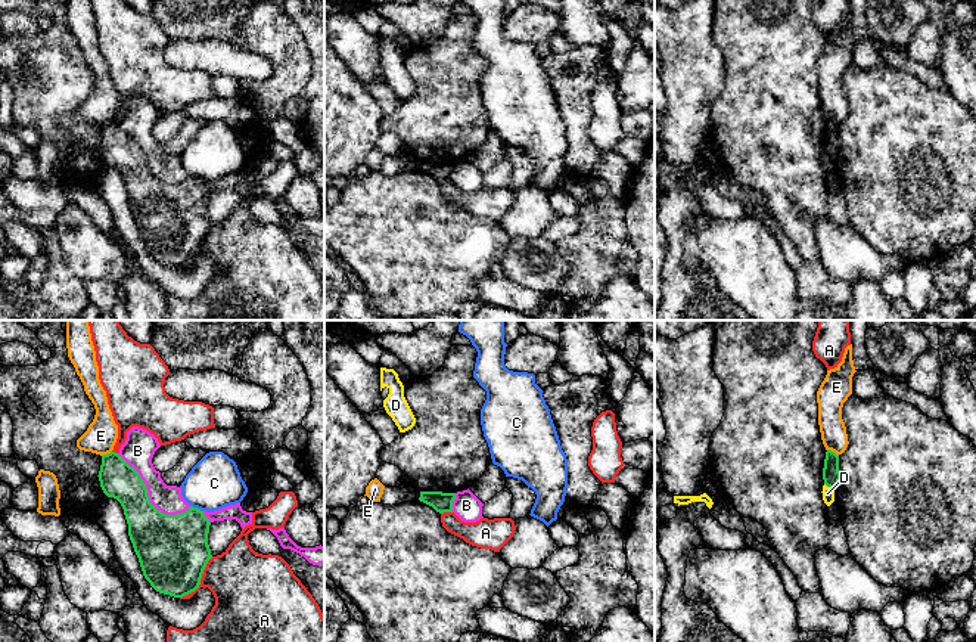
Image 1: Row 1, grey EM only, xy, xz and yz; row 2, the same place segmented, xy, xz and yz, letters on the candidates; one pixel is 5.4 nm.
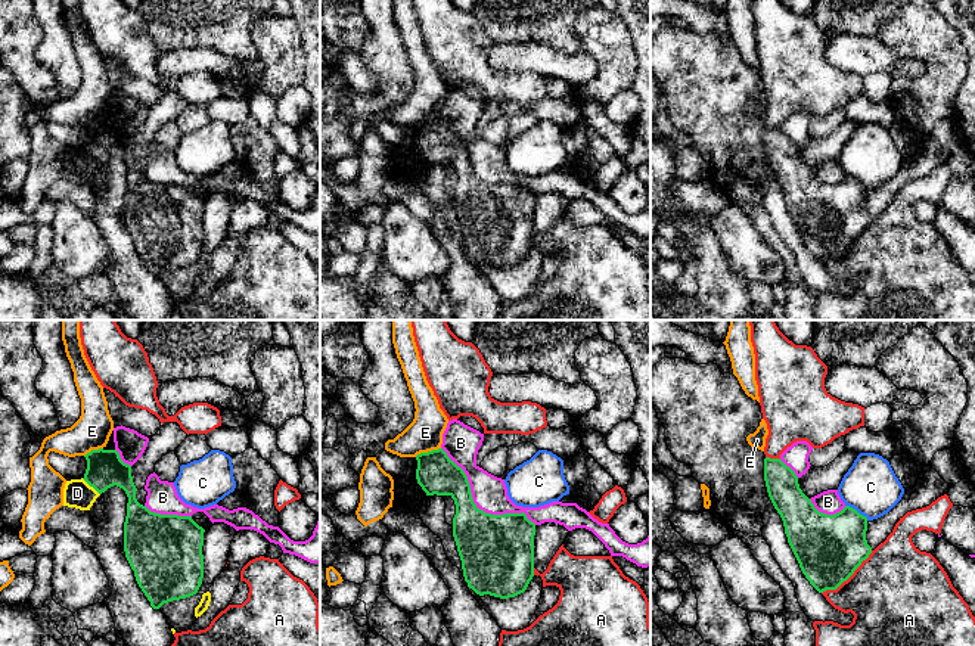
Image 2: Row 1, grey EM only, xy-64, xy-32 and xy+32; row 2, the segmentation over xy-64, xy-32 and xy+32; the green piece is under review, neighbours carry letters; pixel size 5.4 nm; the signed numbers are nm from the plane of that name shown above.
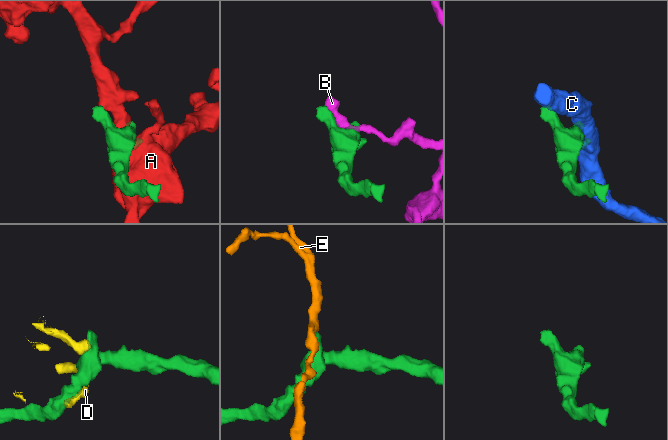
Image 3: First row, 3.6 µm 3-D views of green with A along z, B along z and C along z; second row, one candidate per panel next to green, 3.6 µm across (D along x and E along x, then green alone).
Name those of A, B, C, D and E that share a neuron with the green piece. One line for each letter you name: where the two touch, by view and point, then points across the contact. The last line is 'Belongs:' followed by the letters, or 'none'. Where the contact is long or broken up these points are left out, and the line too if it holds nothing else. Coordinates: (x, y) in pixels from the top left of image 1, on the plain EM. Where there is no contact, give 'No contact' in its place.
Belongs: none

